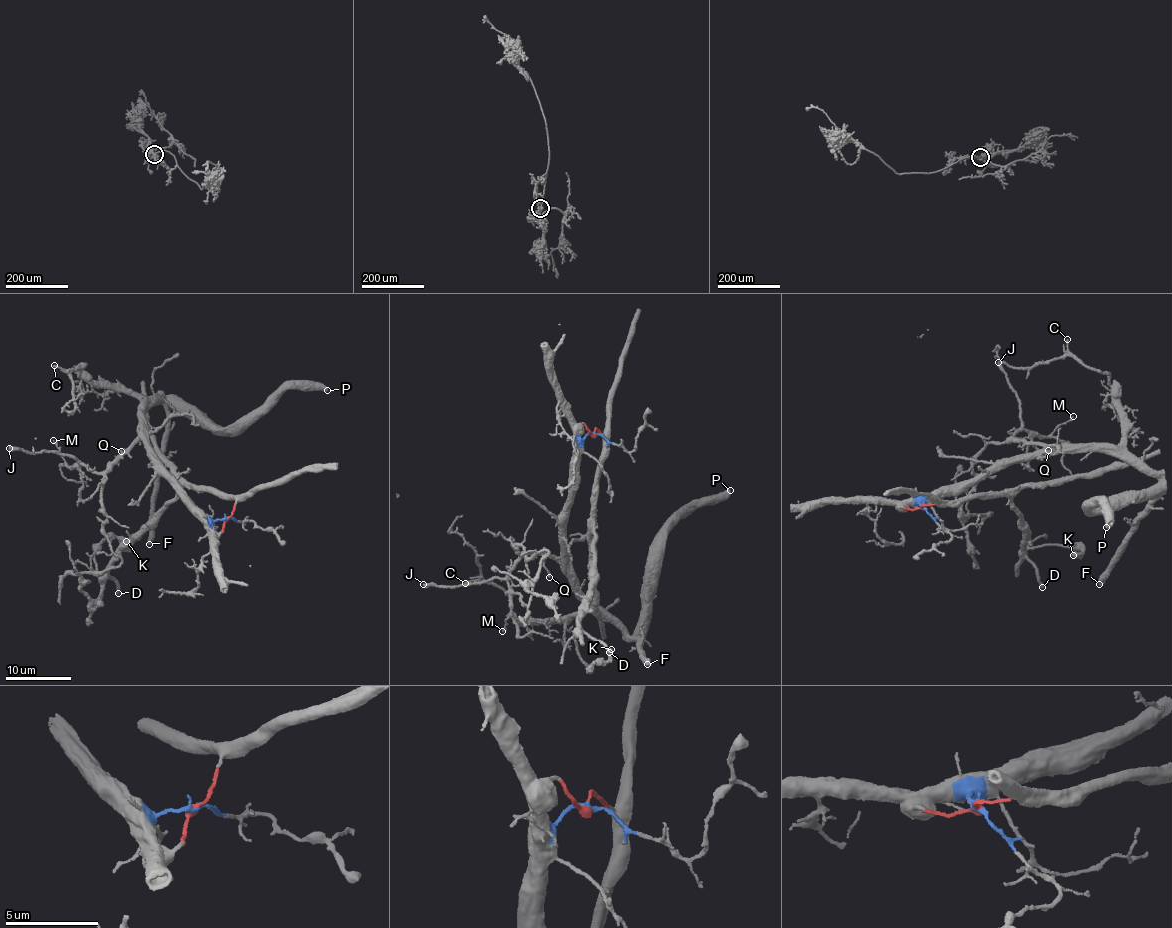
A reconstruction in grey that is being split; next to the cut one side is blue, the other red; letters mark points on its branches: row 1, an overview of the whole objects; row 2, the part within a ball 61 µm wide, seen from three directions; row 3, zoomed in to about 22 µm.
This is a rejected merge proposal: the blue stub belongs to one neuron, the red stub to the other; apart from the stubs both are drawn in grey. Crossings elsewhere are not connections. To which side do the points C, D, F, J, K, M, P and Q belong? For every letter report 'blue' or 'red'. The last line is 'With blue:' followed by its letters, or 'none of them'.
C: blue
D: red
F: blue
J: blue
K: red
M: blue
P: blue
Q: blue
With blue: C, F, J, M, P, Q

